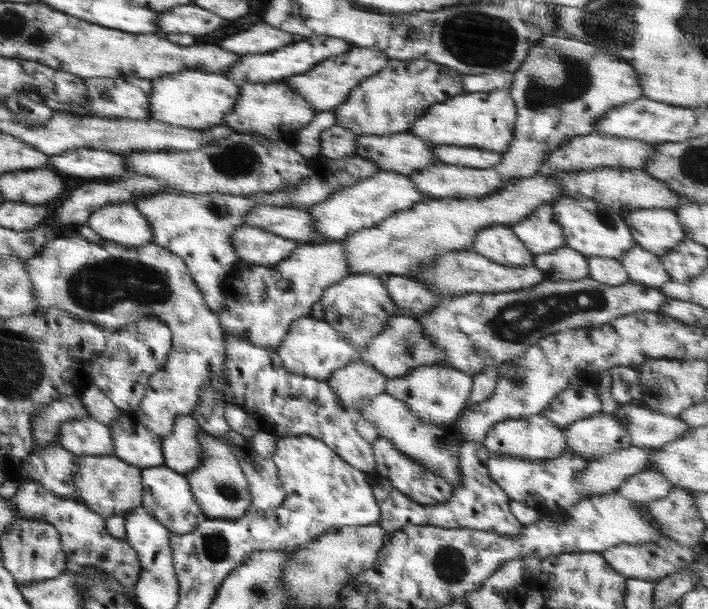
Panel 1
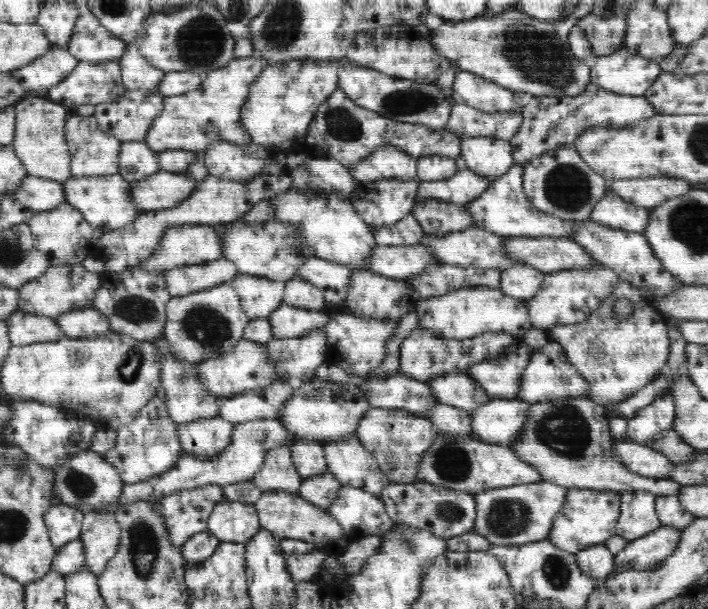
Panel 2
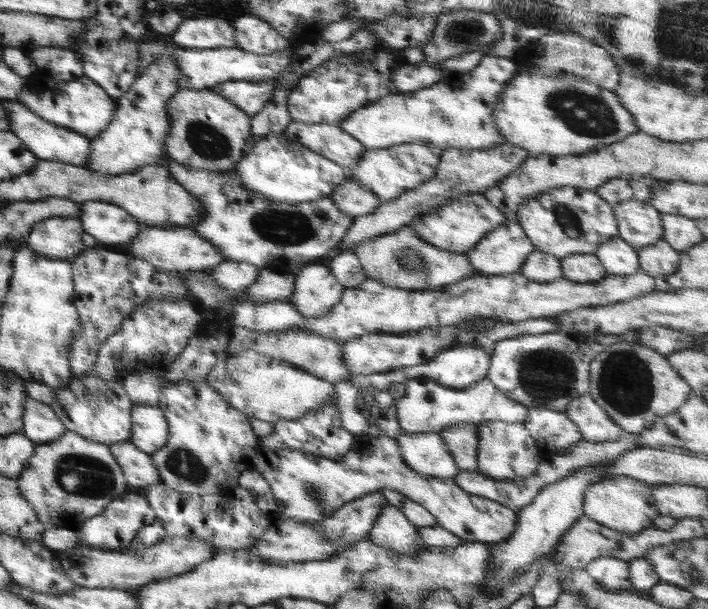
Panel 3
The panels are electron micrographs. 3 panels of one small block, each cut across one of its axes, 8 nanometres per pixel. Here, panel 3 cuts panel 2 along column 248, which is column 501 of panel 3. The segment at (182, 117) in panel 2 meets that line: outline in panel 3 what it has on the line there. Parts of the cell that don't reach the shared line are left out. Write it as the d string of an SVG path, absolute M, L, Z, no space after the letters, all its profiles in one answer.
M484 55L473 70L447 72L440 82L422 90L383 96L376 102L353 110L337 125L368 149L416 141L442 150L490 148L505 142L491 116L503 86L515 74L516 65L512 58Z

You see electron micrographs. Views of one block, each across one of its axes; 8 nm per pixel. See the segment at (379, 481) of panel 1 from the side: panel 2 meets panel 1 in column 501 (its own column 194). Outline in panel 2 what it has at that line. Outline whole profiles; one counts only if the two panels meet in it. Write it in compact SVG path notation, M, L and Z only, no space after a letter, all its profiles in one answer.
M204 485L182 489L160 500L154 511L164 515L172 546L181 550L181 546L194 534L207 530L212 508L224 501L222 488L222 485Z

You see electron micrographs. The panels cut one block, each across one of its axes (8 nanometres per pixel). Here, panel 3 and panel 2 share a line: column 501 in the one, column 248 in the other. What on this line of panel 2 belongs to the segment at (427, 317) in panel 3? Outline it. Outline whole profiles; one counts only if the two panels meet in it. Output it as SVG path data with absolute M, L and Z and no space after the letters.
M238 274L230 284L240 297L241 308L251 320L269 318L283 304L285 281Z

